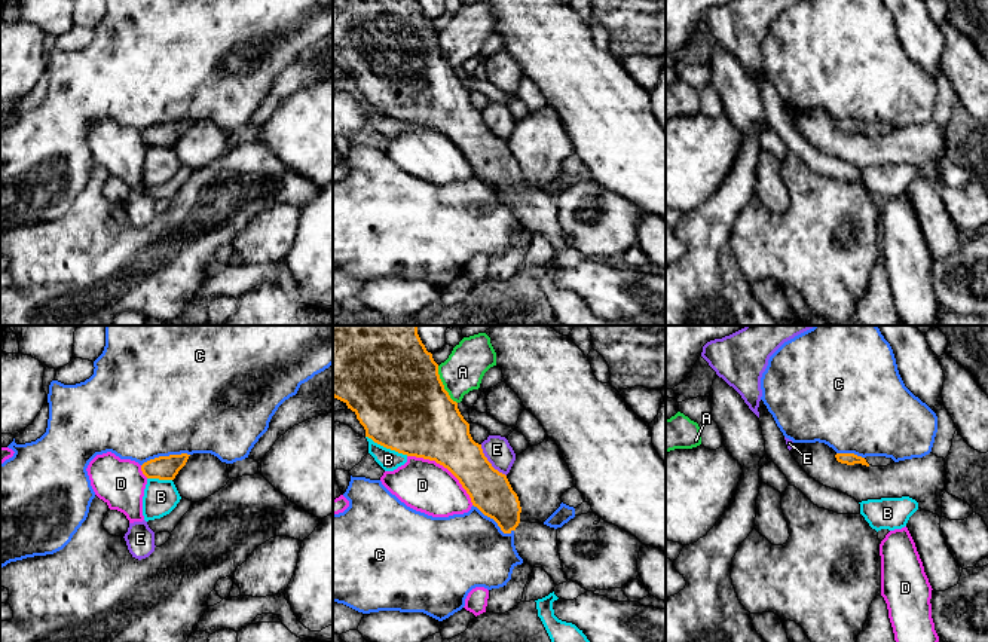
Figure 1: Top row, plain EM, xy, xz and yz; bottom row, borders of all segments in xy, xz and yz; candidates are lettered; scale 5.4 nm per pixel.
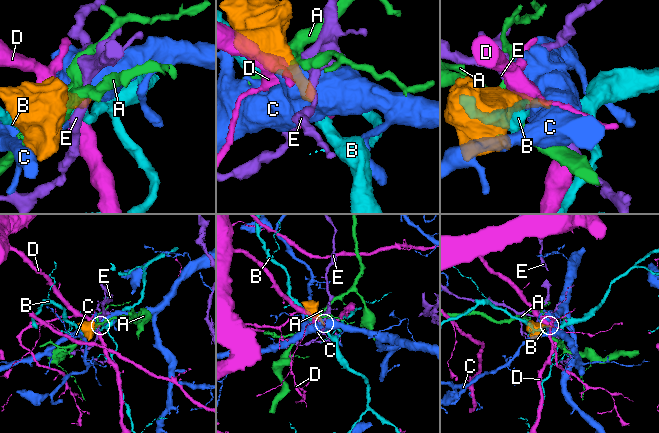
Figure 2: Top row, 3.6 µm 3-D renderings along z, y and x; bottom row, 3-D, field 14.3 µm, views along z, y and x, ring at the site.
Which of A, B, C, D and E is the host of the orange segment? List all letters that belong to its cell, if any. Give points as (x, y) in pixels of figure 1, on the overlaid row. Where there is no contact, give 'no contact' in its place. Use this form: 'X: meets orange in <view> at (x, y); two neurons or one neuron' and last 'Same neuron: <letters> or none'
A: meets orange in xz at (443, 385); two neurons
B: meets orange in xz at (387, 448); two neurons
C: meets orange in xy at (165, 456); two neurons
D: meets orange in xz at (444, 467); two neurons
E: meets orange in xz at (489, 462); two neurons
Same neuron: none

